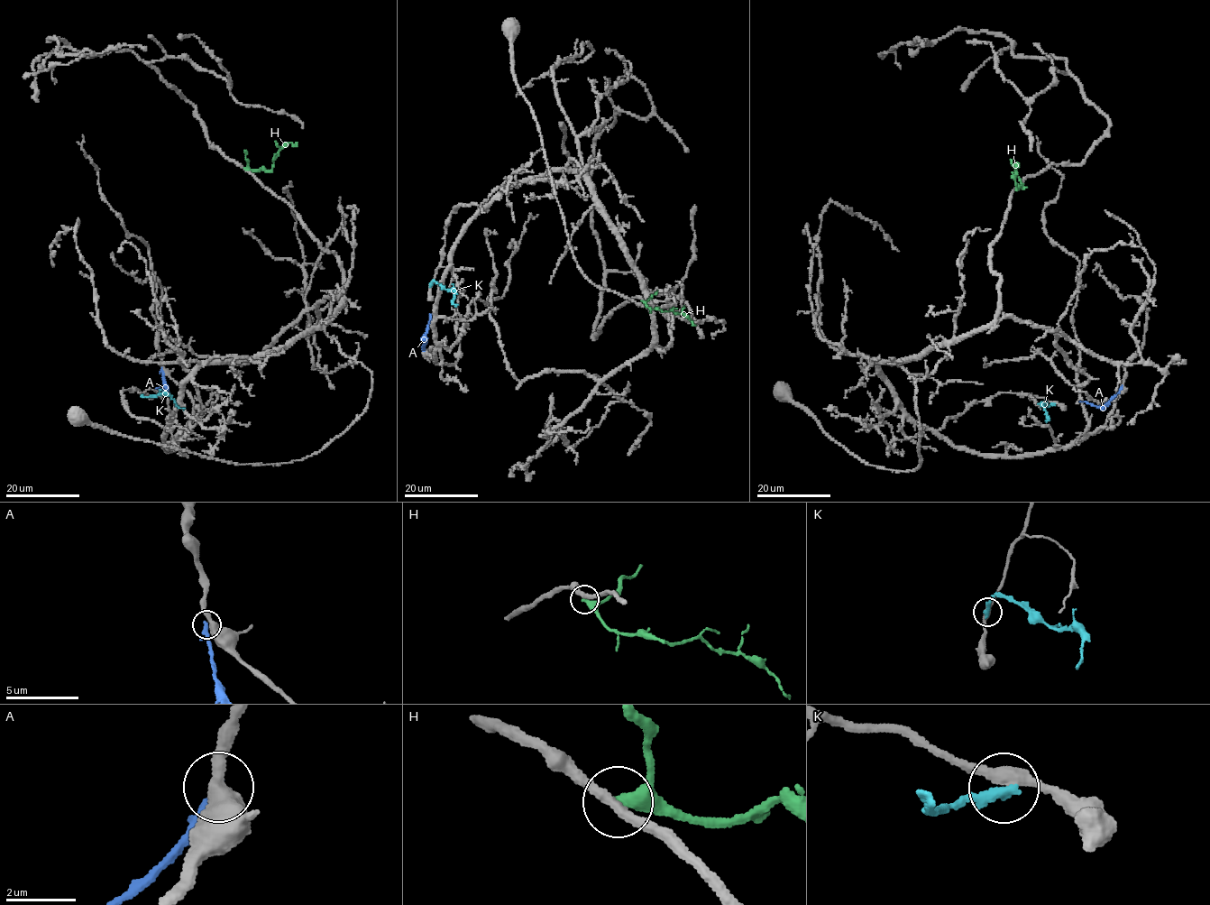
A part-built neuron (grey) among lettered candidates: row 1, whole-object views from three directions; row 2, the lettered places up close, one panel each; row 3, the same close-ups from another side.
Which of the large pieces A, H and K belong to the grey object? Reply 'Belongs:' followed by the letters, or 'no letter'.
Belongs: no letter

